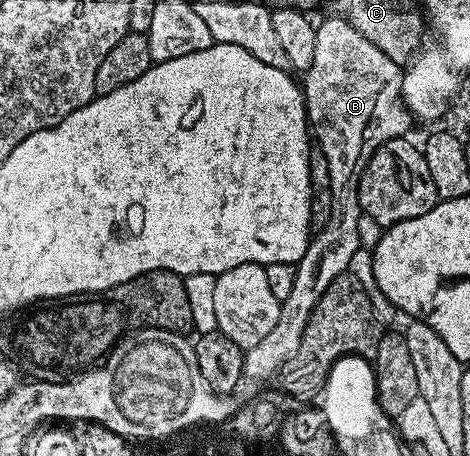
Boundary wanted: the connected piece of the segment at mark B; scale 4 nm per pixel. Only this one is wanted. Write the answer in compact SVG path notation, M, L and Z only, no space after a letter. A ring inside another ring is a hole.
M330 18L323 24L320 22L315 28L317 46L313 48L313 65L309 65L304 78L307 80L302 80L301 86L303 102L307 105L310 134L329 165L329 175L335 175L335 180L331 183L331 216L326 225L314 232L311 242L307 244L305 257L301 257L301 261L295 264L293 290L290 291L289 297L285 297L280 302L277 325L273 325L273 330L261 341L257 341L257 345L246 348L243 357L243 373L248 380L250 378L267 379L270 375L271 378L278 376L281 368L293 357L293 353L297 353L297 345L301 345L305 325L309 325L309 317L317 301L321 301L325 289L333 285L338 275L347 274L349 257L353 257L353 253L357 253L361 245L361 239L359 239L359 219L361 220L359 179L363 176L367 162L373 157L381 140L406 136L411 123L413 124L413 116L404 107L401 98L403 71L400 64L385 53L378 51L373 44L365 42L344 19Z

